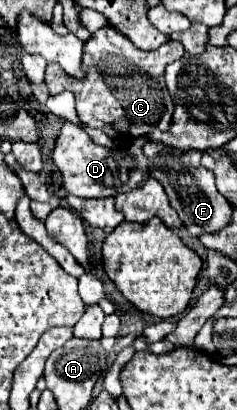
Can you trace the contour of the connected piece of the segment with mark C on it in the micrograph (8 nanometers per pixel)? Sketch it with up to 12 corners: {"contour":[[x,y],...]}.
{"contour":[[106,26],[84,46],[86,78],[48,64],[84,124],[128,142],[168,132],[164,68],[184,46],[136,48]]}

